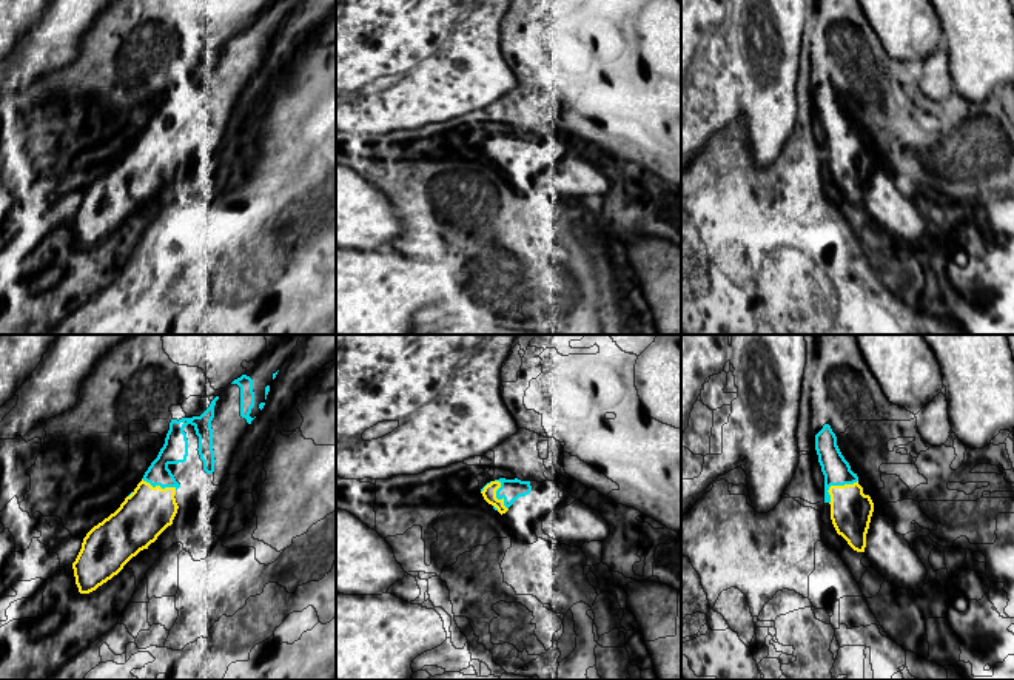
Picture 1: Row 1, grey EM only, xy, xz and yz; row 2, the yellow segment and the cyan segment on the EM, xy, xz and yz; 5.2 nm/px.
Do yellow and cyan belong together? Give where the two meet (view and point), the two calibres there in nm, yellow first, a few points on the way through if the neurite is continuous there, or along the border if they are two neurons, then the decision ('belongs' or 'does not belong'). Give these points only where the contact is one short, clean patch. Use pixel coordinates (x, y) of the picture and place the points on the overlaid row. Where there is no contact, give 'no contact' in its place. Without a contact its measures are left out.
contact yz (836, 486); calibres 220 and 140 nm; belongs

